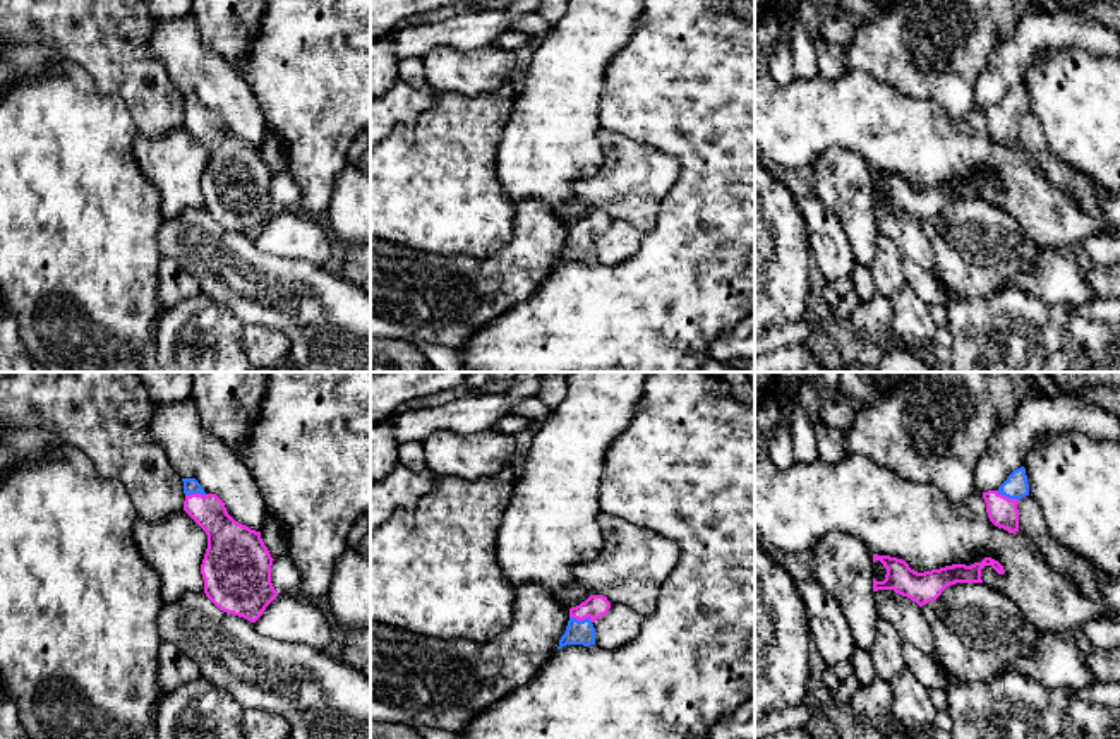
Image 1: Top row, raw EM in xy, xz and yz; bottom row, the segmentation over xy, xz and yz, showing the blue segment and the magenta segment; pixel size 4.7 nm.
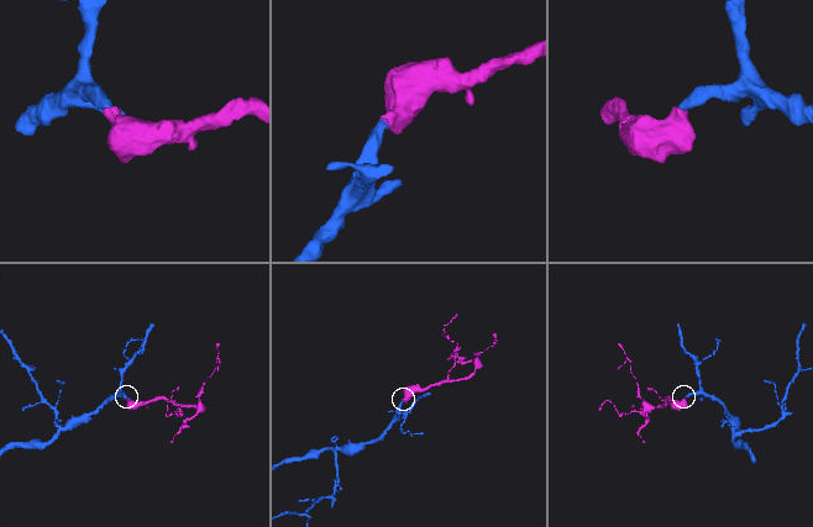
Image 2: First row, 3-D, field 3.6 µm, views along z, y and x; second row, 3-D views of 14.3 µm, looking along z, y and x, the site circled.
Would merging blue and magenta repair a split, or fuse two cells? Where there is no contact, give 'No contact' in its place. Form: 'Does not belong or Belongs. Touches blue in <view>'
Belongs. Touches blue in xz

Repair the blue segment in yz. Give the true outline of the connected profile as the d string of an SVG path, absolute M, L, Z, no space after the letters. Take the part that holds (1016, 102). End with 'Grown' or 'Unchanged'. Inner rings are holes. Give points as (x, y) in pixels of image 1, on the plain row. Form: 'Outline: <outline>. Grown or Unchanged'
Outline: M1021 82L997 106L983 108L990 137L1009 149L1019 147L1017 120L1026 111L1029 111L1029 99L1026 84Z. Grown

